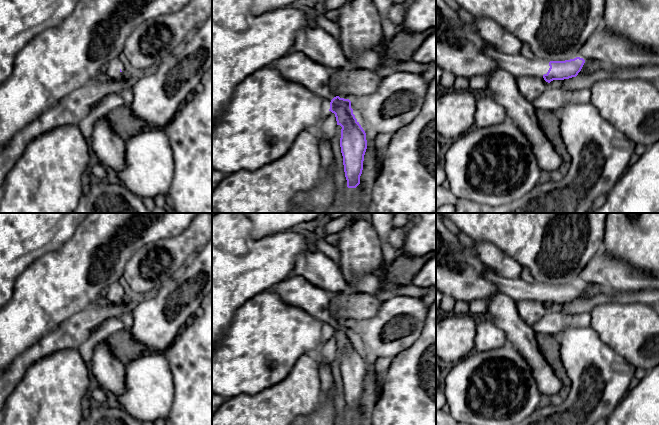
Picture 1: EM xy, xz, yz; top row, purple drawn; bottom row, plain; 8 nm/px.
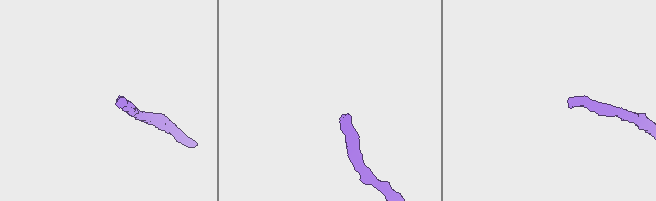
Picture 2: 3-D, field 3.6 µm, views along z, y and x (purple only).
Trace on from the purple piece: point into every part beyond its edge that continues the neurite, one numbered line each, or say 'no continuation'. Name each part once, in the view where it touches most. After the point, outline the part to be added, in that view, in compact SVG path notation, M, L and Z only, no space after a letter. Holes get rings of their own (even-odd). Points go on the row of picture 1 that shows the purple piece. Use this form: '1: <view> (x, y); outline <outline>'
1: xy (112, 69); outline M119 59L115 64L109 64L106 70L108 71L109 75L114 76L120 71L128 72L129 68L127 67L123 59Z

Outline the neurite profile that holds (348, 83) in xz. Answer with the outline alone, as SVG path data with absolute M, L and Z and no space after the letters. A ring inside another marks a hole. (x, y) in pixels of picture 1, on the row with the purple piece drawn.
M343 68L333 73L329 86L332 99L336 96L344 99L357 100L373 94L382 81L382 77L374 71L361 68Z

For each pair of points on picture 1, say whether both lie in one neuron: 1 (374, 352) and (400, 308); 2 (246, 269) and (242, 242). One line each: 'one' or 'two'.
1: one
2: one

